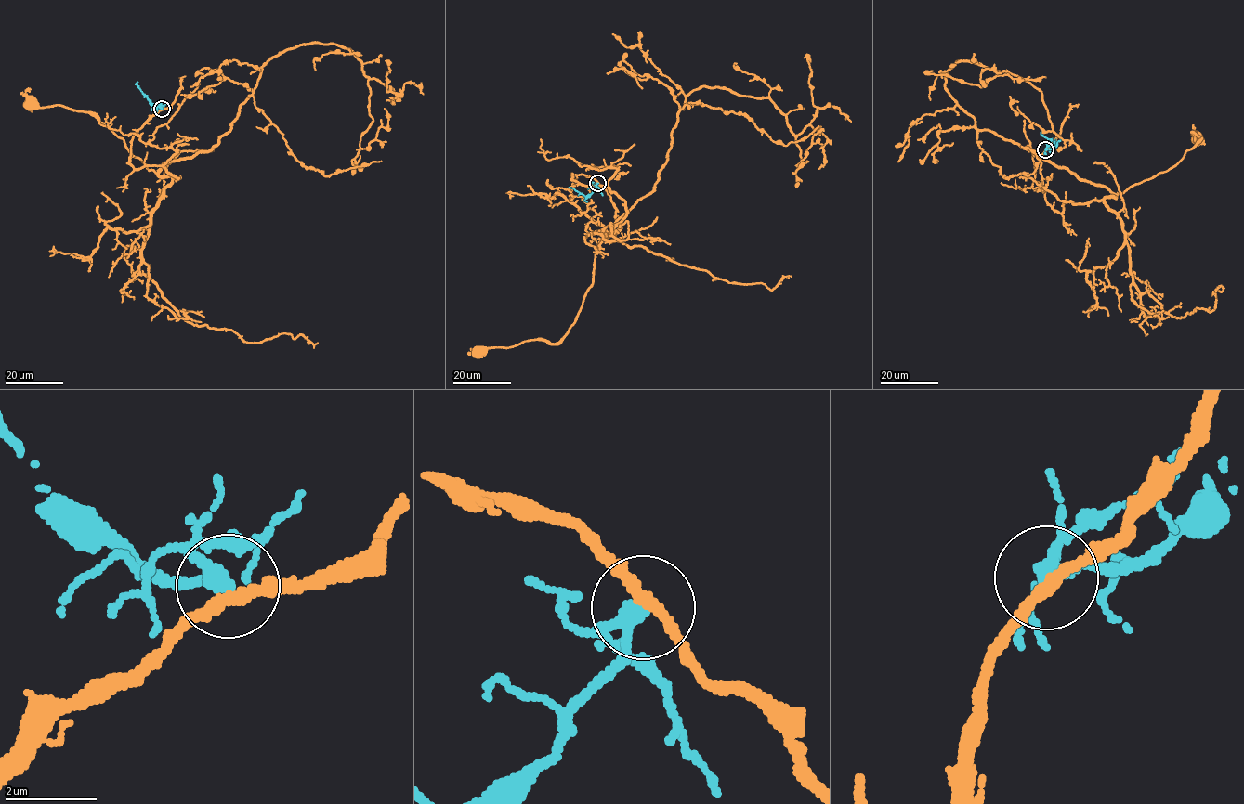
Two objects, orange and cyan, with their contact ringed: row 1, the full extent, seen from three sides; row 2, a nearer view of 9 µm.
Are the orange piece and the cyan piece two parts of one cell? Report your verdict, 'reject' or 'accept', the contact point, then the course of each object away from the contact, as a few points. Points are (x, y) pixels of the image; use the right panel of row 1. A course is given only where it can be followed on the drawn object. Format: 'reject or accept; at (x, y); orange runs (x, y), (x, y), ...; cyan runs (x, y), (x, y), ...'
reject; at (1045, 149); orange runs (1046, 149), (1044, 199), (1061, 213), (1064, 201), (1115, 198), (1165, 172), (1199, 139), (1192, 133), (1197, 138); cyan runs (1046, 149), (1055, 143), (1042, 136), (1041, 131)

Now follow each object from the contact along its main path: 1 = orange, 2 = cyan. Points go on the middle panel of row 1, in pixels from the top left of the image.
1: (597, 183), (572, 173), (580, 183), (614, 192), (626, 216), (598, 244), (575, 322), (558, 342), (477, 352)
2: (597, 183), (585, 197), (570, 188)

